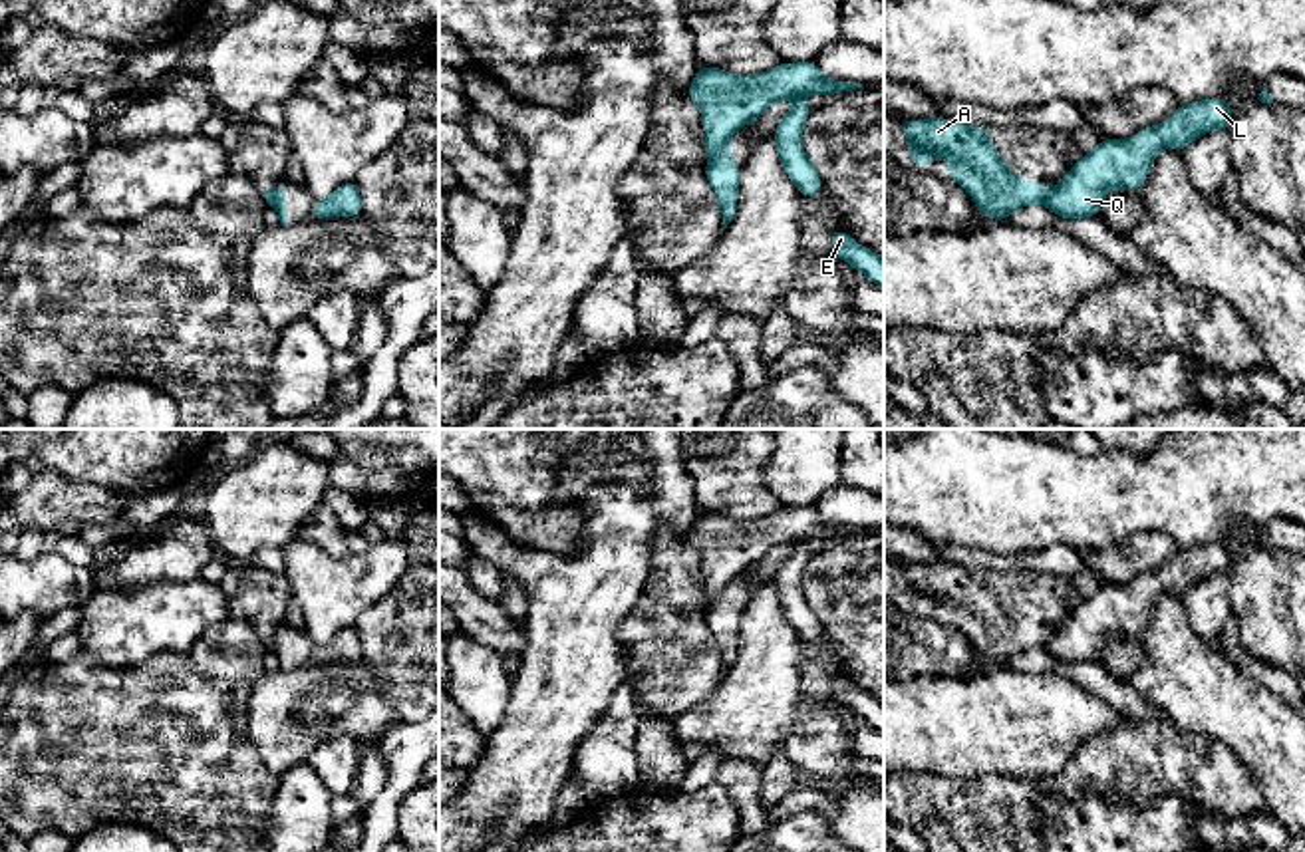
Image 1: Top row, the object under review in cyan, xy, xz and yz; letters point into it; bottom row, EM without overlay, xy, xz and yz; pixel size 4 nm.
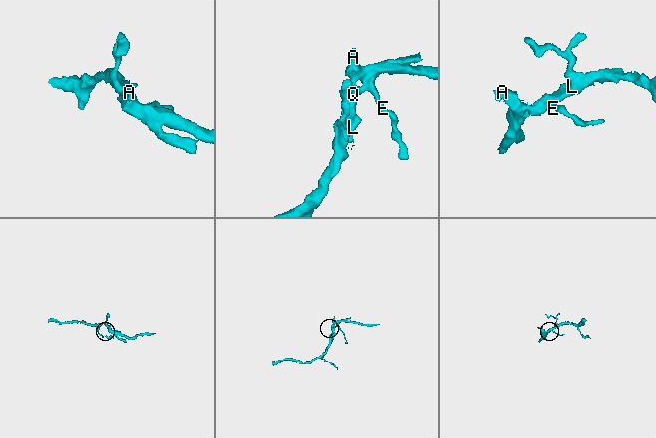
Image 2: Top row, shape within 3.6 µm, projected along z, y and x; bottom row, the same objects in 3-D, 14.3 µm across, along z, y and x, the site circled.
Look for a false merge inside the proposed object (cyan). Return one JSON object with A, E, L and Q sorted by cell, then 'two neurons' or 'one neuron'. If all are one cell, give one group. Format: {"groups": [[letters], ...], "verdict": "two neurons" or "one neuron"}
{"groups": [["A"], ["E", "L", "Q"]], "verdict": "two neurons"}

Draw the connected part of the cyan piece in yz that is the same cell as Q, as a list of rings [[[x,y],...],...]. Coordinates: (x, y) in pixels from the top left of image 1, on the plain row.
[[[1224,542],[1180,548],[1168,566],[1144,572],[1126,586],[1106,582],[1041,647],[1061,663],[1094,661],[1110,634],[1136,636],[1162,594],[1184,596],[1208,576],[1230,574],[1233,556]]]

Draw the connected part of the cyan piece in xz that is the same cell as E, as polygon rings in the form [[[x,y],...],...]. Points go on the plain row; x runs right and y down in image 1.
[[[846,675],[832,677],[832,697],[860,715],[872,729],[884,733],[884,703],[852,685]]]

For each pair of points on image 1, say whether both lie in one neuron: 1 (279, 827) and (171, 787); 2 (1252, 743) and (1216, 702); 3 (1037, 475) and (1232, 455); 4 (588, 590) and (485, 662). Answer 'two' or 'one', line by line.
1: two
2: one
3: one
4: two

